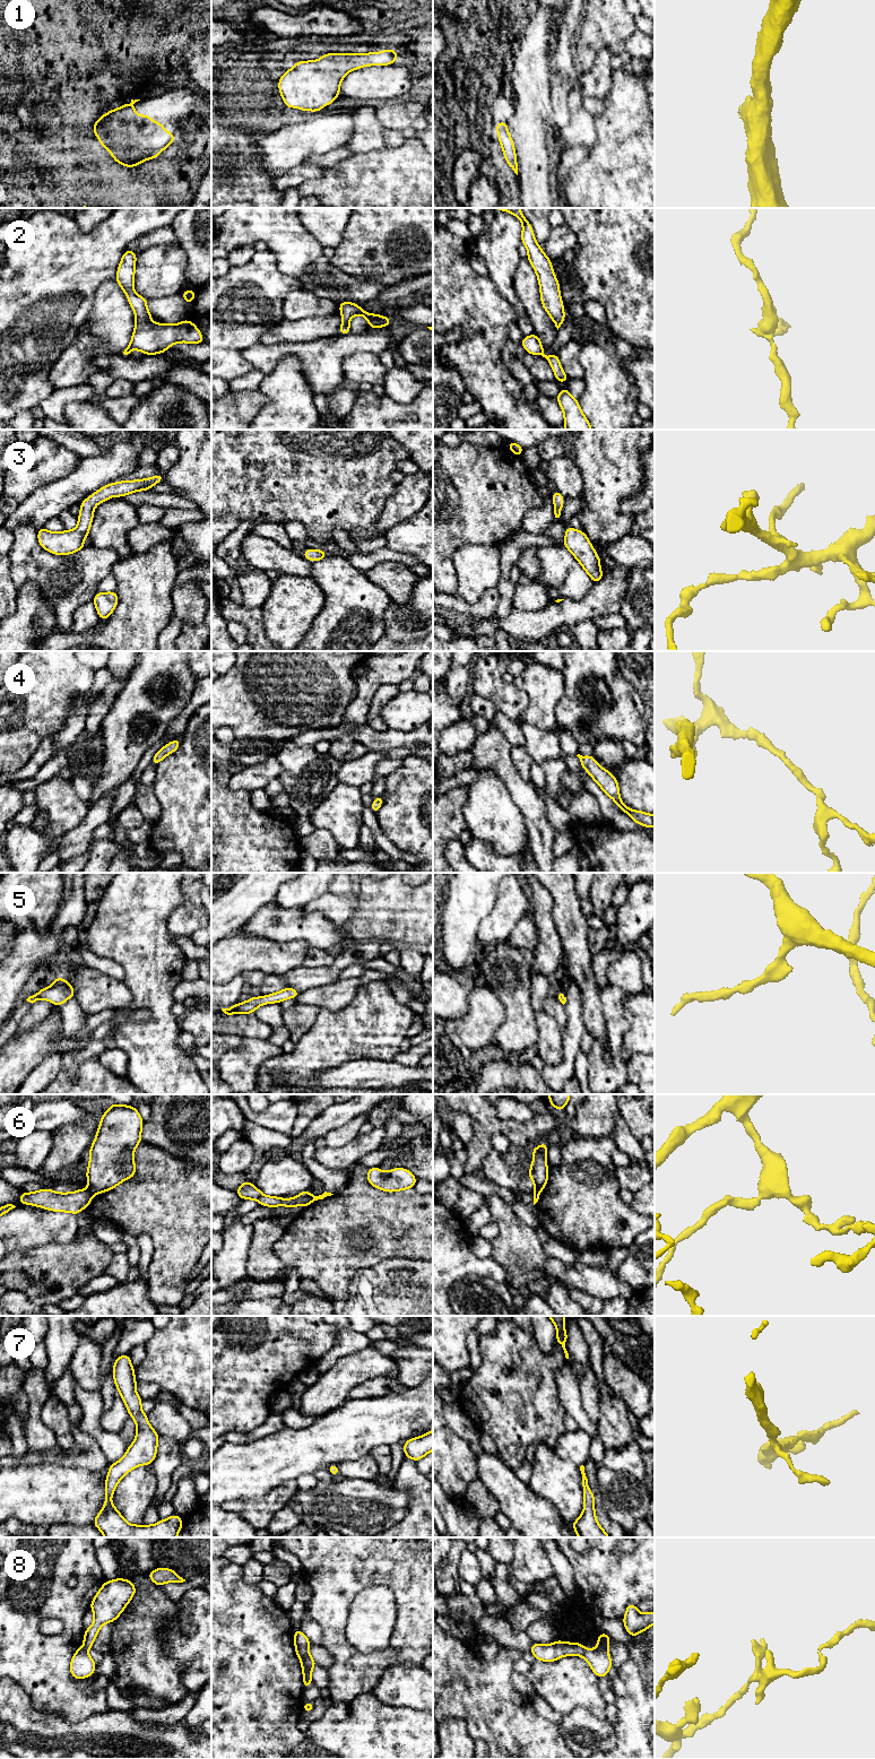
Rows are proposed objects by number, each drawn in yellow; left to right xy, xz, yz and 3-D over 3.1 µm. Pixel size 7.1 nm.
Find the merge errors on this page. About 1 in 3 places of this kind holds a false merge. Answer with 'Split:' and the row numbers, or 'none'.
Split: 6, 8

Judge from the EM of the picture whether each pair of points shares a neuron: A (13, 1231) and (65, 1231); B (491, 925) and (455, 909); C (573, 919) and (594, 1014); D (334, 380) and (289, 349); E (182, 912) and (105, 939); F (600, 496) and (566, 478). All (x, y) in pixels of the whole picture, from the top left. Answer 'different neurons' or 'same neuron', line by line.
A: same neuron
B: different neurons
C: same neuron
D: same neuron
E: different neurons
F: different neurons

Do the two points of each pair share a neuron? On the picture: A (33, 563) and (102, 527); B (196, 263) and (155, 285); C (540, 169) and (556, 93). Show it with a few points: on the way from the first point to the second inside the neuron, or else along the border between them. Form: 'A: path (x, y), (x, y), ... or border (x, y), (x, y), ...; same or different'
A: border (92, 544), (97, 547), (112, 548), (117, 553); different
B: border (184, 271), (185, 278); different
C: border (552, 85), (551, 114); different

